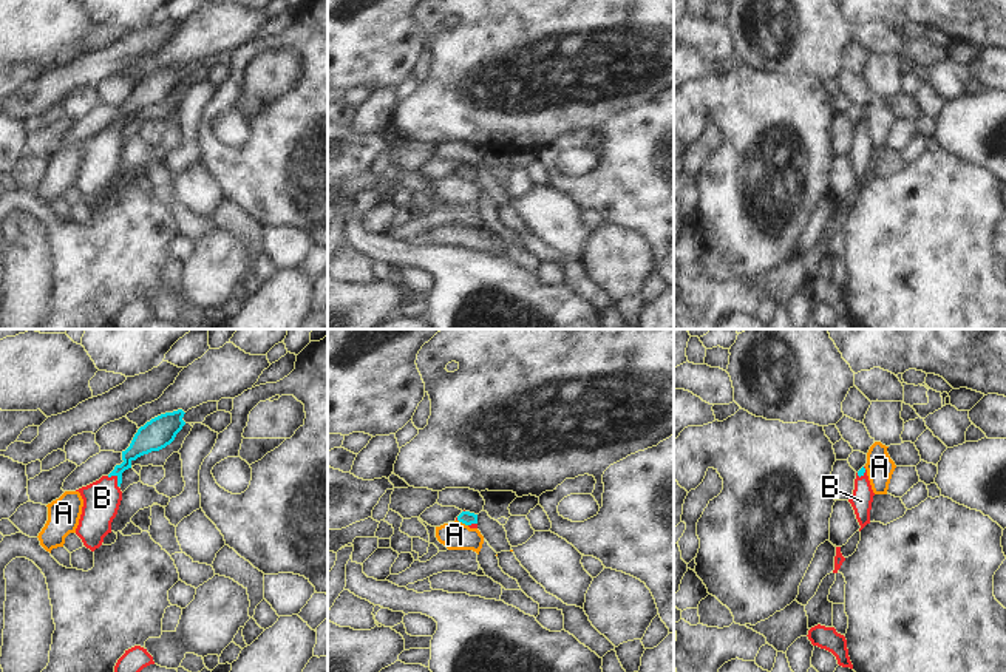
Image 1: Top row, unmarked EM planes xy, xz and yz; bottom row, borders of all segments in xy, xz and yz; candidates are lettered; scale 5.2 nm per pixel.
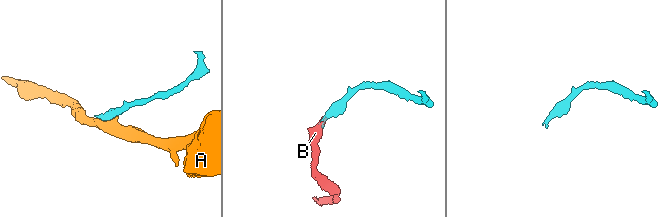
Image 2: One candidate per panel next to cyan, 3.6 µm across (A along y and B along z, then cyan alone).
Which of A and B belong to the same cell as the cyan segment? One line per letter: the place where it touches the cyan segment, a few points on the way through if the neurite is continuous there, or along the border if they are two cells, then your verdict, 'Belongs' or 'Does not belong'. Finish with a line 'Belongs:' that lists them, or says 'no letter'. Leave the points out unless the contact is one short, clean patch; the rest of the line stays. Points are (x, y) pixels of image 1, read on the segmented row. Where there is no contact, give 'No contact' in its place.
A: Touches cyan at xz (462, 522). Boundary: xz (458, 519), (467, 526). Does not belong
B: Touches cyan at xy (118, 478). Path across: xy (146, 441), (127, 459), (118, 478), (102, 498). Belongs
Belongs: B

